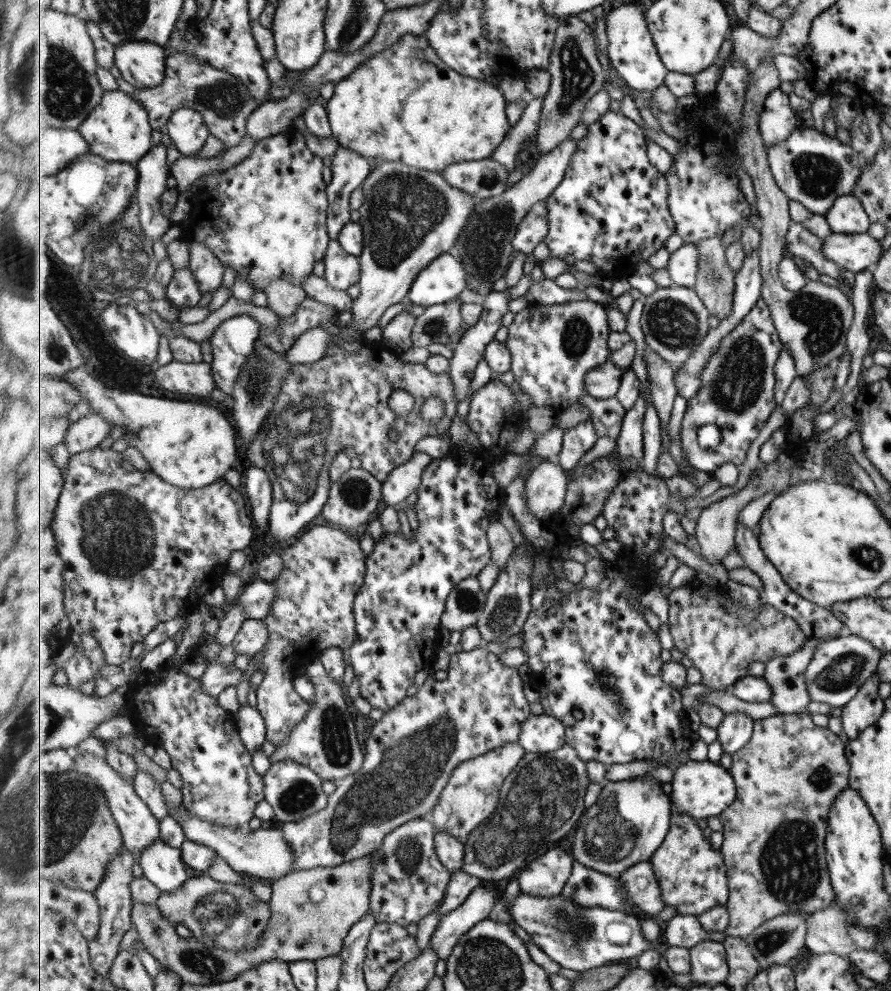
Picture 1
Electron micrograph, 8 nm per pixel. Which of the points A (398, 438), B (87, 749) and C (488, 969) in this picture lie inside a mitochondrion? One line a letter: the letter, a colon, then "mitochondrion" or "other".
A: other
B: other
C: mitochondrion

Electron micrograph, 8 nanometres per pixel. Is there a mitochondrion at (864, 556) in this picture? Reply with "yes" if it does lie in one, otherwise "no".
yes

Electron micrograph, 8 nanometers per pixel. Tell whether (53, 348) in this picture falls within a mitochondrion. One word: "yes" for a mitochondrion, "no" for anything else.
yes

